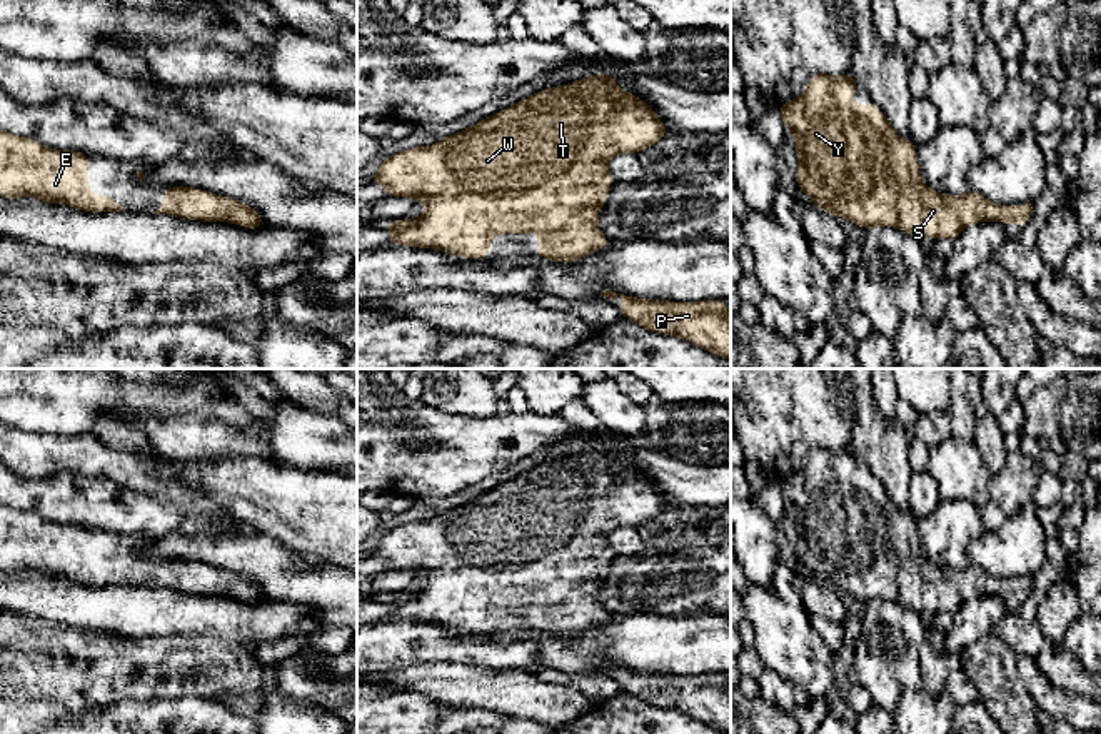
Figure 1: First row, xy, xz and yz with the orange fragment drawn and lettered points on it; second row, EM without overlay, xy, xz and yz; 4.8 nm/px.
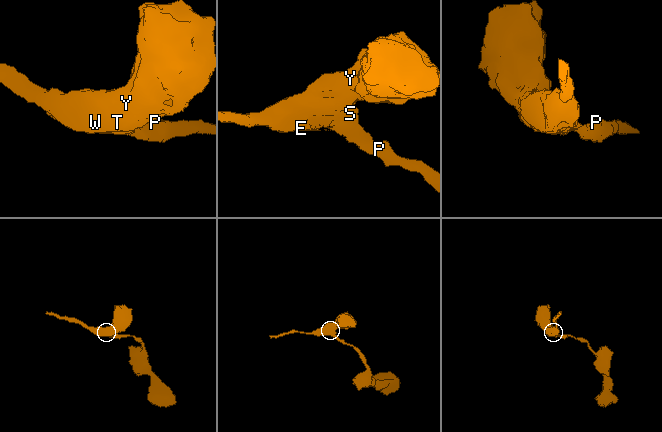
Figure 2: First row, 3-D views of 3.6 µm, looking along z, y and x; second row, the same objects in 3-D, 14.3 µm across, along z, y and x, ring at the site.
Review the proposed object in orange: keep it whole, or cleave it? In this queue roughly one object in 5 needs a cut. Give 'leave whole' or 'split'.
leave whole

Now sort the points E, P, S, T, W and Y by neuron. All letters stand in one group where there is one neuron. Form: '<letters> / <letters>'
E P S T W Y

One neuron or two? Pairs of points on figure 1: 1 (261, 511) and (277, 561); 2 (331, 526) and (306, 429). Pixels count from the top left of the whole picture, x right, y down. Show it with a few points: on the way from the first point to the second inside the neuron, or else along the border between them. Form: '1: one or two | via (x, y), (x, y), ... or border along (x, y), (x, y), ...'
1: two | border along (256, 531), (276, 537), (304, 554)
2: two | border along (279, 461), (304, 469), (327, 469), (339, 474)

